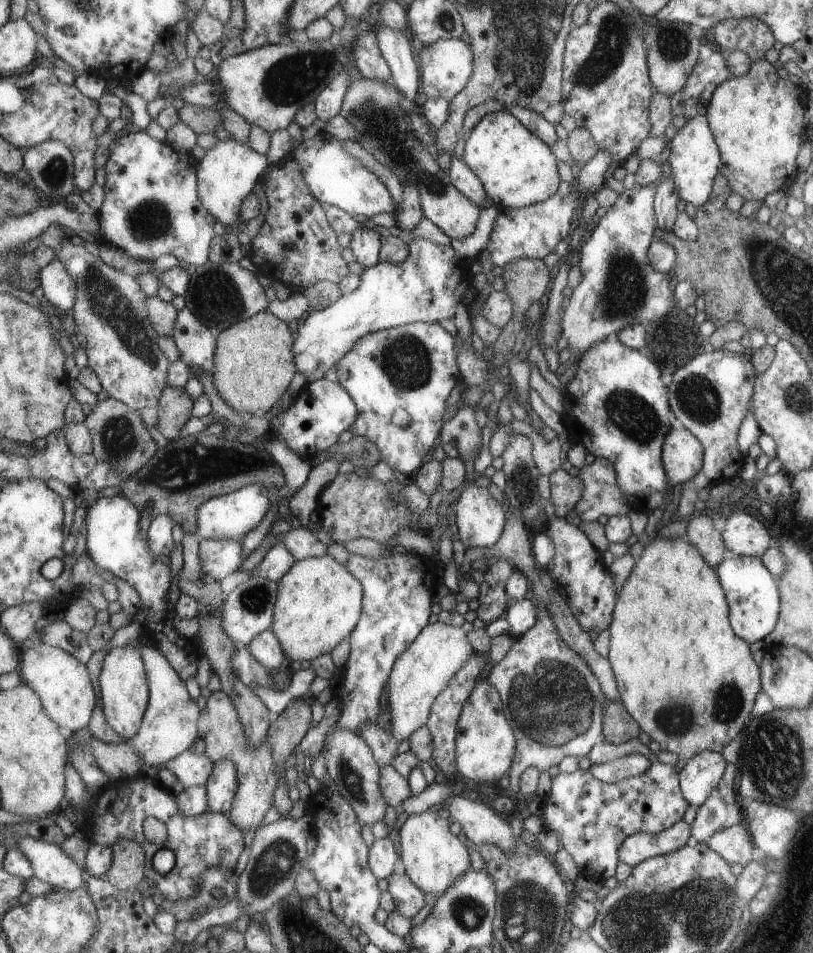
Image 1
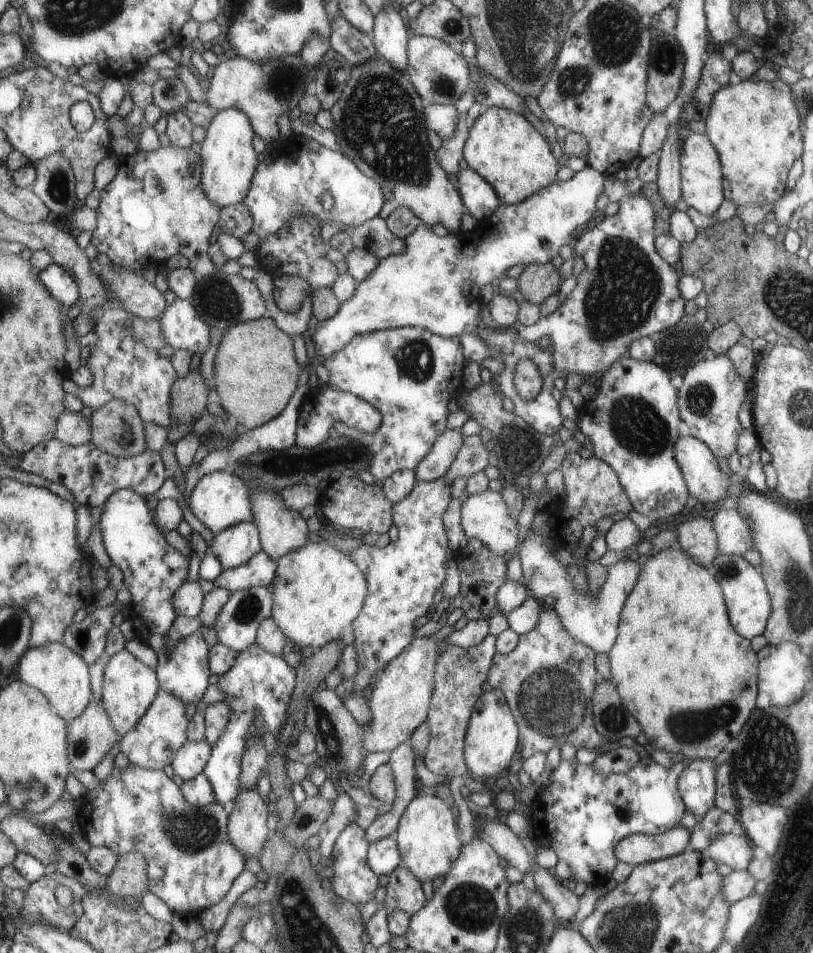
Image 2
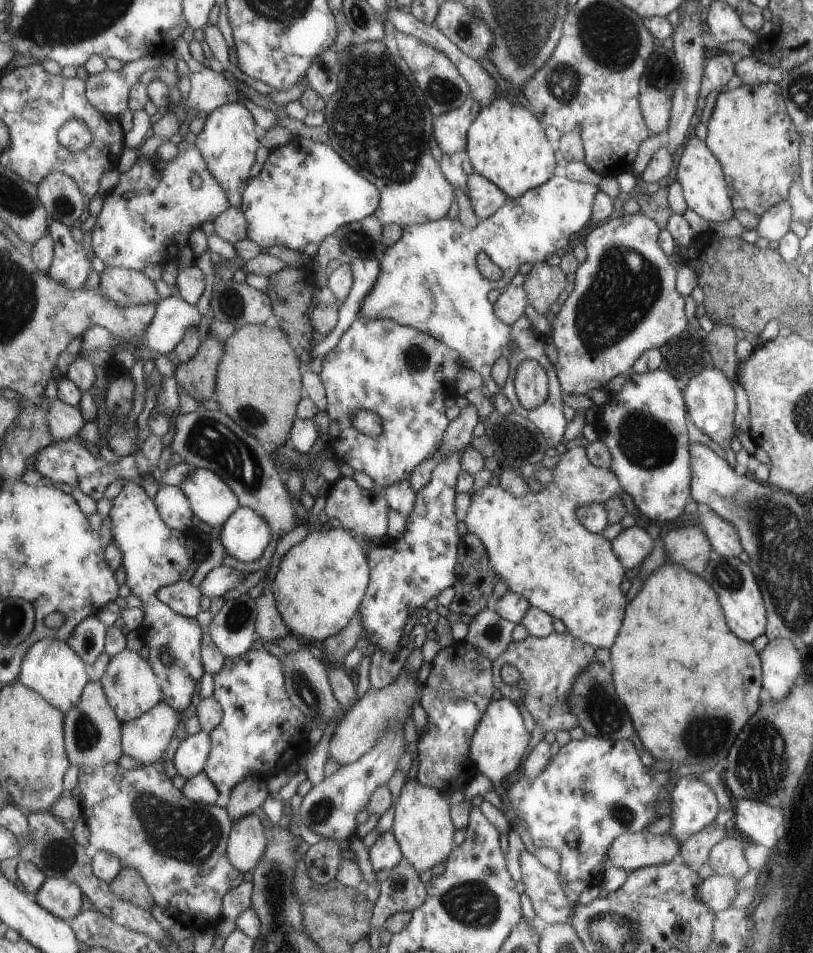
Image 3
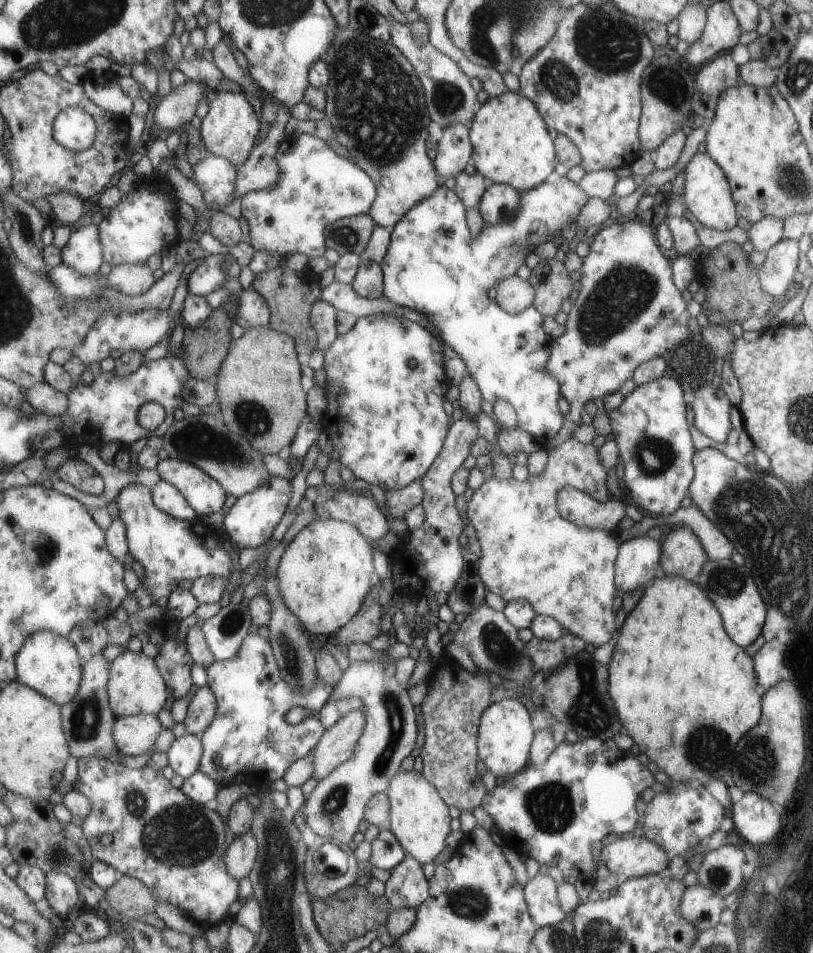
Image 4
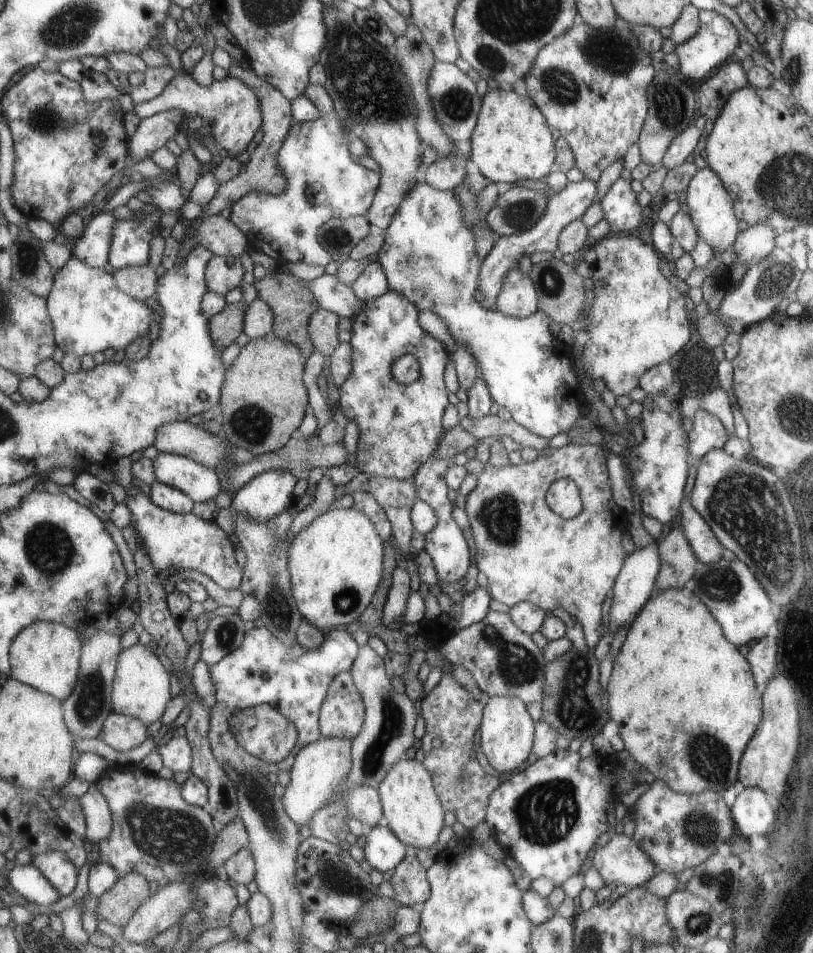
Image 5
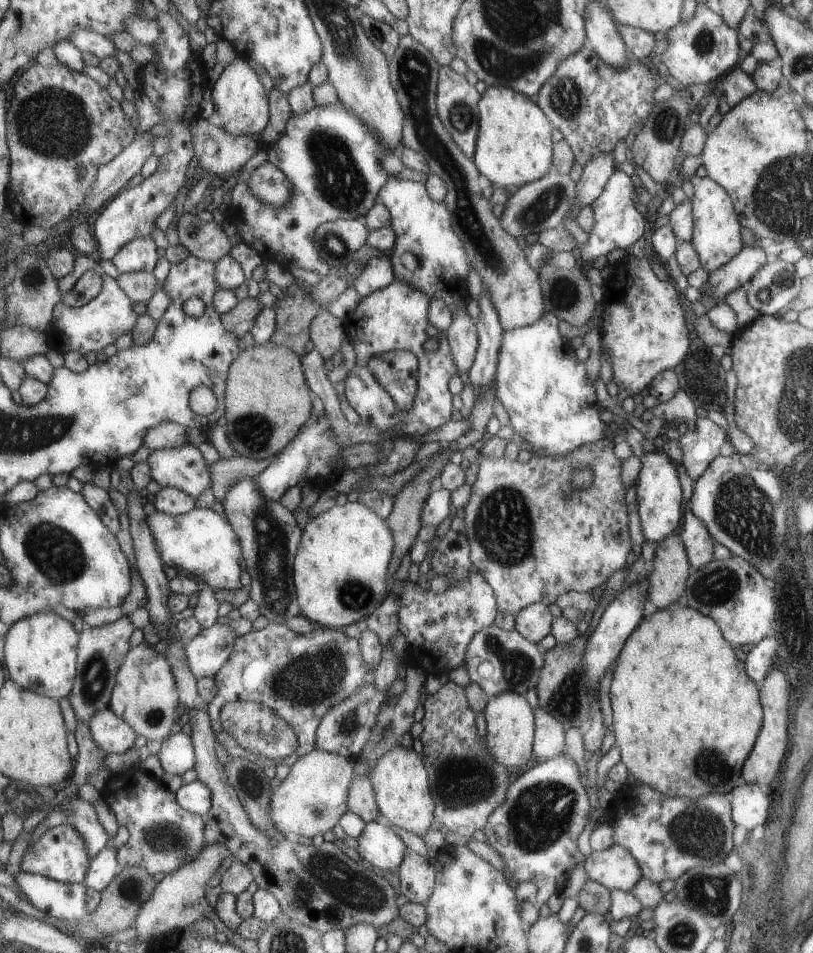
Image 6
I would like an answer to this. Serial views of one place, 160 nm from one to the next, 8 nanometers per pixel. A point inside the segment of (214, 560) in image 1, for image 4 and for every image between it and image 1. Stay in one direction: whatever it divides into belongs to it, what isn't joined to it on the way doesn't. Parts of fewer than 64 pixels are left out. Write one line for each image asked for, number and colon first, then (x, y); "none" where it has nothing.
2: (237, 545)
3: (246, 535)
4: (251, 521)

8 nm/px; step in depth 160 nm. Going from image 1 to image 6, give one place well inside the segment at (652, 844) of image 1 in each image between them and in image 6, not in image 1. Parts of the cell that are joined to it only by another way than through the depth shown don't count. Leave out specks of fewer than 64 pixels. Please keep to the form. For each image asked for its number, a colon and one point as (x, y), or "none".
2: (637, 848)
3: (630, 851)
4: (629, 856)
5: (621, 861)
6: (615, 868)

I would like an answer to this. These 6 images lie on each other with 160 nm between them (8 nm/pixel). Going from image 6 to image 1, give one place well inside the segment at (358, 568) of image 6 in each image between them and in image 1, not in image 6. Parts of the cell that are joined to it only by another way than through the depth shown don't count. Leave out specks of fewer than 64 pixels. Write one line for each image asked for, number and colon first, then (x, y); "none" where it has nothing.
1: (320, 602)
2: (318, 590)
3: (321, 582)
4: (325, 575)
5: (337, 563)

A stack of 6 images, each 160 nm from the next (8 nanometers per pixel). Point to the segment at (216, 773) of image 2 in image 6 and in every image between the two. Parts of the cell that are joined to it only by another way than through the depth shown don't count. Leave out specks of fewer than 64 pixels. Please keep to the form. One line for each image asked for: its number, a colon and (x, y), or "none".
3: (263, 732)
4: (251, 742)
5: (295, 680)
6: (301, 676)

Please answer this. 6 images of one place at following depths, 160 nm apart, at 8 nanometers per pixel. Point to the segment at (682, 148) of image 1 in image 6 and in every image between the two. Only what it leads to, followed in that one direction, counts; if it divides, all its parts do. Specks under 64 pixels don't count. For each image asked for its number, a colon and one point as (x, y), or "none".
2: (700, 177)
3: (700, 175)
4: (706, 194)
5: (710, 208)
6: (715, 238)

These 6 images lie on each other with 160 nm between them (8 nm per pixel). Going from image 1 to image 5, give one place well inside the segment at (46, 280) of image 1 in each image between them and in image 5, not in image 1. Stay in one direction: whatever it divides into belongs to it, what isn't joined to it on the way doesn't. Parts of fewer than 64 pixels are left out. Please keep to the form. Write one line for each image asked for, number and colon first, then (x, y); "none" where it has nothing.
2: (64, 286)
3: (71, 266)
4: (82, 252)
5: (94, 245)

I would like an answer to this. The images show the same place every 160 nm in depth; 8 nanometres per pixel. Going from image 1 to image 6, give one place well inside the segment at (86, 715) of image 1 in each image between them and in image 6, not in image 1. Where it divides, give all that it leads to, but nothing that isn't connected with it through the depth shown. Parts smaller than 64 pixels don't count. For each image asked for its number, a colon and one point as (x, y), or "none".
2: (63, 675)
3: (53, 668)
4: (50, 663)
5: (46, 655)
6: (41, 653)

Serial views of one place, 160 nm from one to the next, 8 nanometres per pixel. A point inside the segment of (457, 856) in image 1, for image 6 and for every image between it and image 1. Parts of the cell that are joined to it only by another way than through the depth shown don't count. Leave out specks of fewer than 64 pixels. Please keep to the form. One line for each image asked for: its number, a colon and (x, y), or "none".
2: (428, 838)
3: (422, 824)
4: (420, 818)
5: (412, 807)
6: (402, 783)

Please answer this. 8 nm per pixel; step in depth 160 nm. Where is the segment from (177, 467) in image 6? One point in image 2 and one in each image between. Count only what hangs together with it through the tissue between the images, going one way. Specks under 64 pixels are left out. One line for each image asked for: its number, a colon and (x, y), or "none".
2: (221, 499)
3: (213, 500)
4: (205, 494)
5: (201, 482)

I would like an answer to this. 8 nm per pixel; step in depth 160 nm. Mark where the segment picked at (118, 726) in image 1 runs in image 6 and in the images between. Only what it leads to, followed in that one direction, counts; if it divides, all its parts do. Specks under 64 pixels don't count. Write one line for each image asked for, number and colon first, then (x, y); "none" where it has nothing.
2: (130, 686)
3: (131, 683)
4: (136, 686)
5: (142, 687)
6: (146, 696)

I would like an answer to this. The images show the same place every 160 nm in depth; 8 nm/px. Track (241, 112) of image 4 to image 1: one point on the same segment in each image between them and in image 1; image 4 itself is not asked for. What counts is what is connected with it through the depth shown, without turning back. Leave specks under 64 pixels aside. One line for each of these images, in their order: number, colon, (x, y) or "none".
1: (228, 173)
2: (230, 158)
3: (229, 142)

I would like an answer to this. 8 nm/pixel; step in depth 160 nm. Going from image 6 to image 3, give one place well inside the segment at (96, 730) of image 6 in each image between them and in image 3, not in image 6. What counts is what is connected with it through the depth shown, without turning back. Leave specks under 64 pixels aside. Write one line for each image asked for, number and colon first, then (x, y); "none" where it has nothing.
3: (147, 738)
4: (136, 735)
5: (121, 732)

